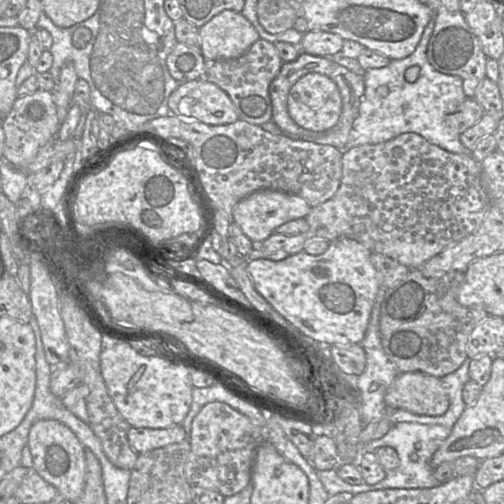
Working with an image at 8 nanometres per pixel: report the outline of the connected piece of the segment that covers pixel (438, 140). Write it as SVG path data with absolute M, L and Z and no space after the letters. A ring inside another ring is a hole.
M435 16L426 26L411 55L392 60L383 68L368 69L363 74L365 92L358 115L348 135L346 149L387 142L404 133L415 133L429 143L455 154L471 154L460 141L460 133L448 125L448 114L468 98L463 79L434 69L427 58L427 44L433 33Z

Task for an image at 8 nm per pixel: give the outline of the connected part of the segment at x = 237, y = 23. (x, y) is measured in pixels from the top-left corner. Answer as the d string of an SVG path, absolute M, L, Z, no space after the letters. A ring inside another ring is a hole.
M225 10L199 28L200 50L206 60L232 60L244 55L260 39L241 14Z

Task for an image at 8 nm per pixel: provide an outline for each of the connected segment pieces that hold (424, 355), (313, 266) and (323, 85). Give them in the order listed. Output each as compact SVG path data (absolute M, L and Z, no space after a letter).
M416 268L410 269L397 285L385 291L379 317L381 344L388 358L401 373L421 372L441 378L456 371L468 359L466 343L469 335L489 314L483 309L465 307L458 303L456 296L464 280L464 272L426 277Z
M339 238L320 255L299 252L280 261L250 260L248 272L257 292L303 335L329 345L363 341L380 289L371 252L363 244Z
M319 73L302 76L290 89L287 111L300 127L323 132L339 121L342 100L336 83Z

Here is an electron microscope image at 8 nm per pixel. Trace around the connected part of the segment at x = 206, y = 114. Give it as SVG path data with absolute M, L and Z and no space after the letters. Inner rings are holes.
M194 80L180 83L168 100L171 116L207 125L225 125L239 120L228 94L217 85Z

